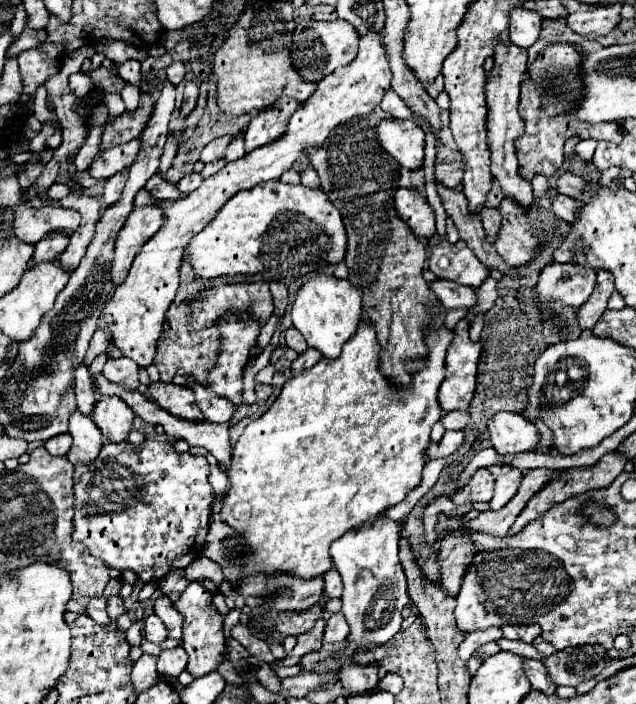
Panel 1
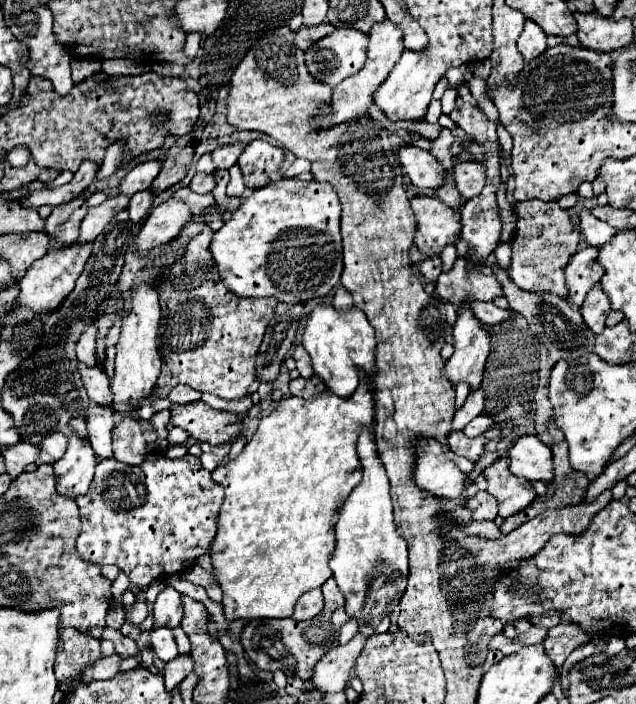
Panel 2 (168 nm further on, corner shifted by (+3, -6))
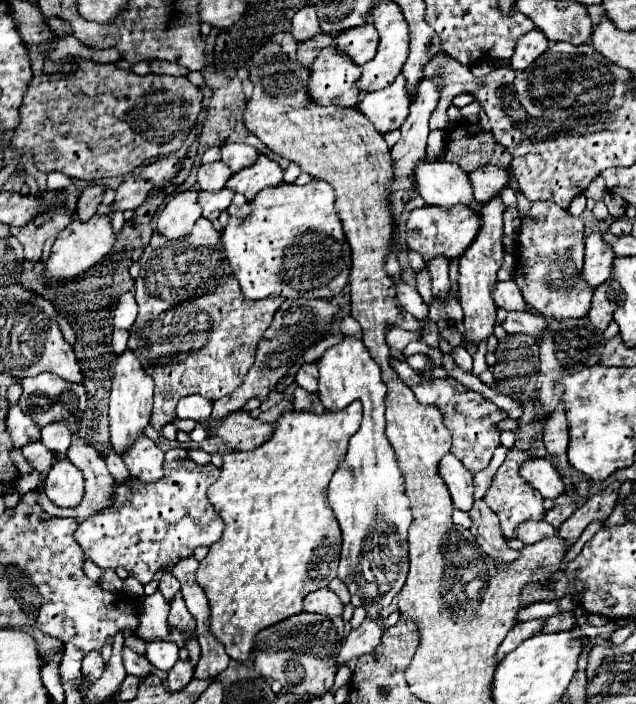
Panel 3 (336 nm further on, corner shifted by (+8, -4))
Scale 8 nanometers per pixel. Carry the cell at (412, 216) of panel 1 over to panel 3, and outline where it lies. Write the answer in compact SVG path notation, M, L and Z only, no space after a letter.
M456 205L450 211L440 207L422 207L414 209L406 221L406 245L408 249L420 253L426 263L432 261L434 257L458 259L464 255L468 245L472 245L478 231L480 231L480 217L472 207Z

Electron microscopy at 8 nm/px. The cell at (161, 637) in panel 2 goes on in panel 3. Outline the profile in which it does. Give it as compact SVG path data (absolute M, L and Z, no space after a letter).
M152 641L148 643L148 661L160 669L160 671L170 671L172 665L178 661L178 645L172 641Z

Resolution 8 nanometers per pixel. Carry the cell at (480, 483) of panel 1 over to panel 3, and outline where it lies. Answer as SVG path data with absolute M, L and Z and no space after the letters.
M482 499L474 503L470 517L472 517L470 533L474 535L478 545L484 549L484 553L492 557L498 565L508 565L516 561L516 557L520 557L520 551L514 551L508 547L498 519Z

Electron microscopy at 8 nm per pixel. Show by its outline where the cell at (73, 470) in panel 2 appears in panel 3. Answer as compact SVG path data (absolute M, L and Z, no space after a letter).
M68 459L58 461L44 481L44 493L58 507L76 507L84 495L80 469L76 469Z

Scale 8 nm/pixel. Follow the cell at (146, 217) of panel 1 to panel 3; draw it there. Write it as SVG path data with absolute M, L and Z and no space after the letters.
M188 189L170 195L166 207L156 213L156 229L168 239L180 239L192 231L200 217L202 209L198 205L198 189Z

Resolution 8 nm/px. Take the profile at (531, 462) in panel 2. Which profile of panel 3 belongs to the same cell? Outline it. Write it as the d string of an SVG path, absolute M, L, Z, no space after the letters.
M538 457L534 461L526 461L524 467L522 467L522 471L520 471L520 475L536 491L540 491L540 495L546 497L546 499L556 499L556 497L560 497L566 491L564 483L562 483L562 479L558 475L558 471L552 467L550 461L546 461L542 457Z

